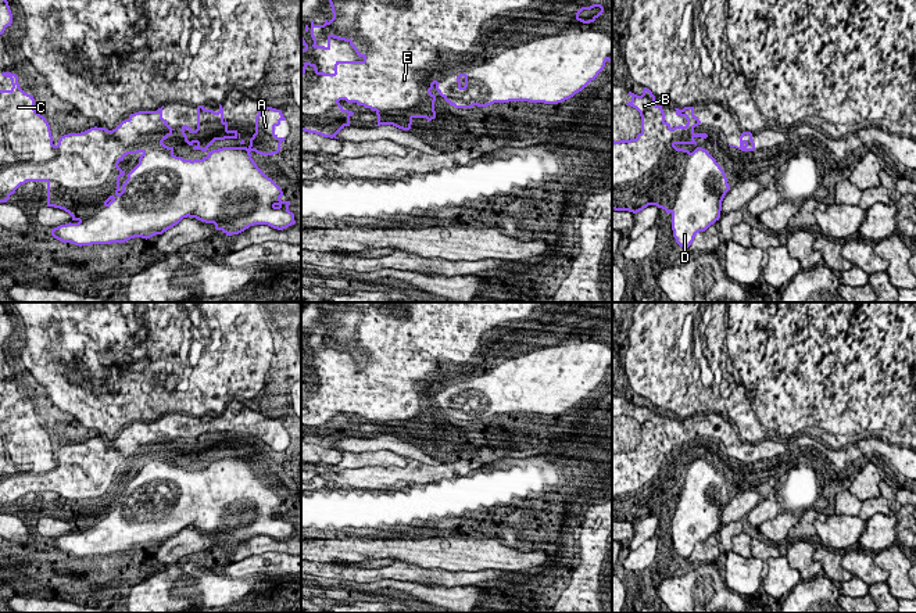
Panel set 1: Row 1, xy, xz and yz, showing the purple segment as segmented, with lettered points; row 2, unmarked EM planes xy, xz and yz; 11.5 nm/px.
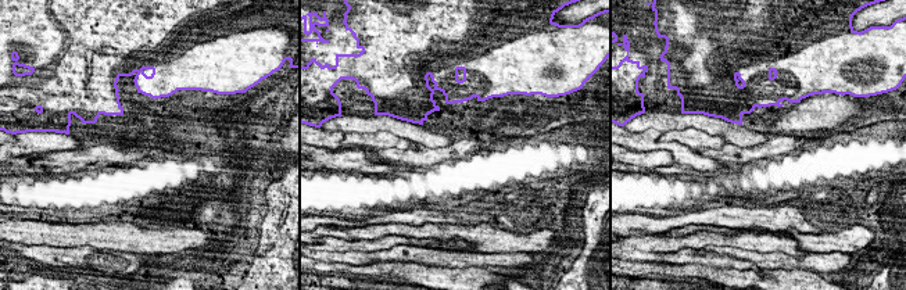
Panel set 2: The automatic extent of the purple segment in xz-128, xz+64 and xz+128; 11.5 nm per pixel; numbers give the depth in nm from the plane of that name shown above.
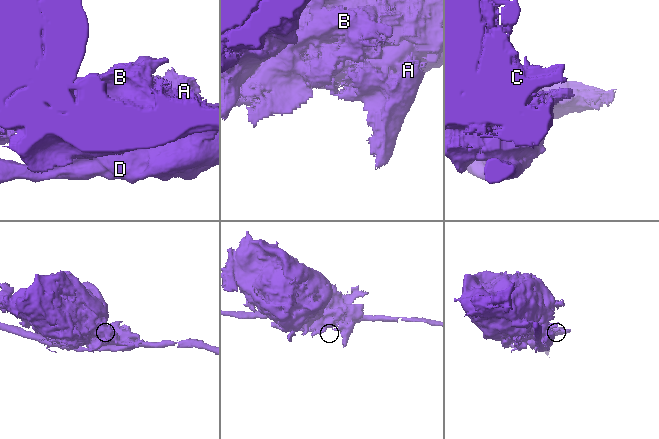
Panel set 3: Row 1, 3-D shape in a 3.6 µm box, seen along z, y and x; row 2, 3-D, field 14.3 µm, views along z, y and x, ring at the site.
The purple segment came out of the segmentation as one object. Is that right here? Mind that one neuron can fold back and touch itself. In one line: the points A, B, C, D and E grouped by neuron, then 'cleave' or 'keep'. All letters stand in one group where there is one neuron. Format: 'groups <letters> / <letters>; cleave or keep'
groups A B C E / D; cleave

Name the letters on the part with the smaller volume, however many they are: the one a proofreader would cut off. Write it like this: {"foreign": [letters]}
{"foreign": ["D"]}

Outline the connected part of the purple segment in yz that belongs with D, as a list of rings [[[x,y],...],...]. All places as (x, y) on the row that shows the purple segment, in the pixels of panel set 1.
[[[695,148],[687,159],[672,208],[673,237],[683,248],[688,248],[697,233],[720,218],[726,189],[708,184],[718,171],[716,159],[704,148]]]

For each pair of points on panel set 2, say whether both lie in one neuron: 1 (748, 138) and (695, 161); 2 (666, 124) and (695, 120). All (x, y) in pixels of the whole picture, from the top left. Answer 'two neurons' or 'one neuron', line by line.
1: two neurons
2: one neuron

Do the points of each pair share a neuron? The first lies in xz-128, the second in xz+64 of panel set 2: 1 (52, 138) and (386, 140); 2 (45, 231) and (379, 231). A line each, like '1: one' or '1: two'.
1: one
2: one

